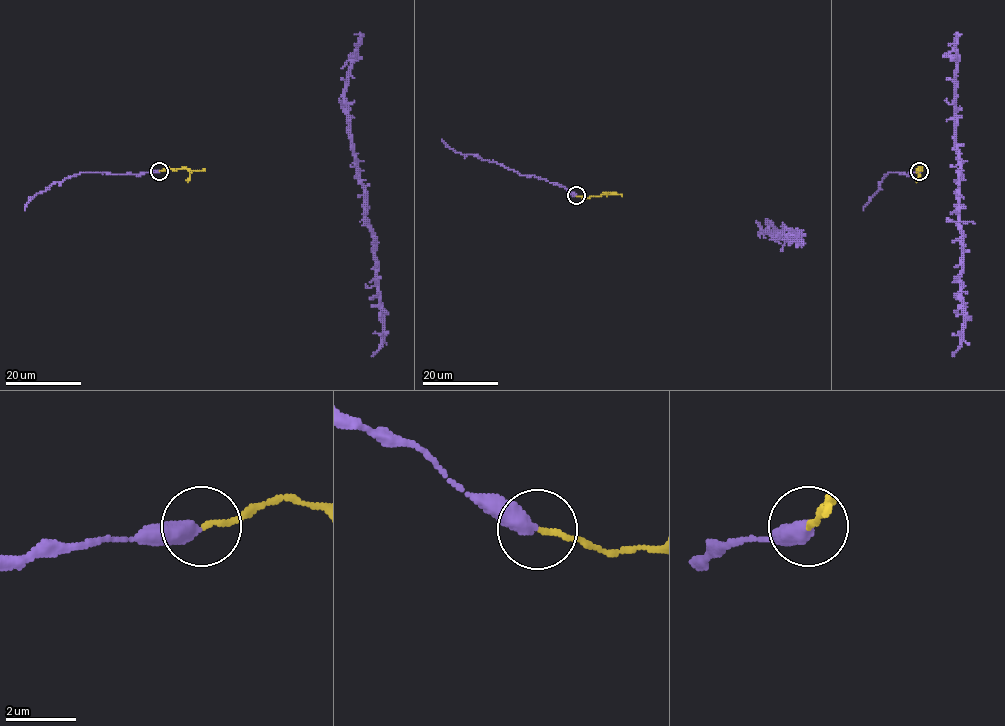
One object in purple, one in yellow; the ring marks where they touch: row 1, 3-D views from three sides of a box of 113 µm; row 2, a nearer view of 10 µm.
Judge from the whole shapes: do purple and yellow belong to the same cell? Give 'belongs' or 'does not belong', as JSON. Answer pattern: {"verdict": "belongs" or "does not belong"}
{"verdict": "belongs"}

